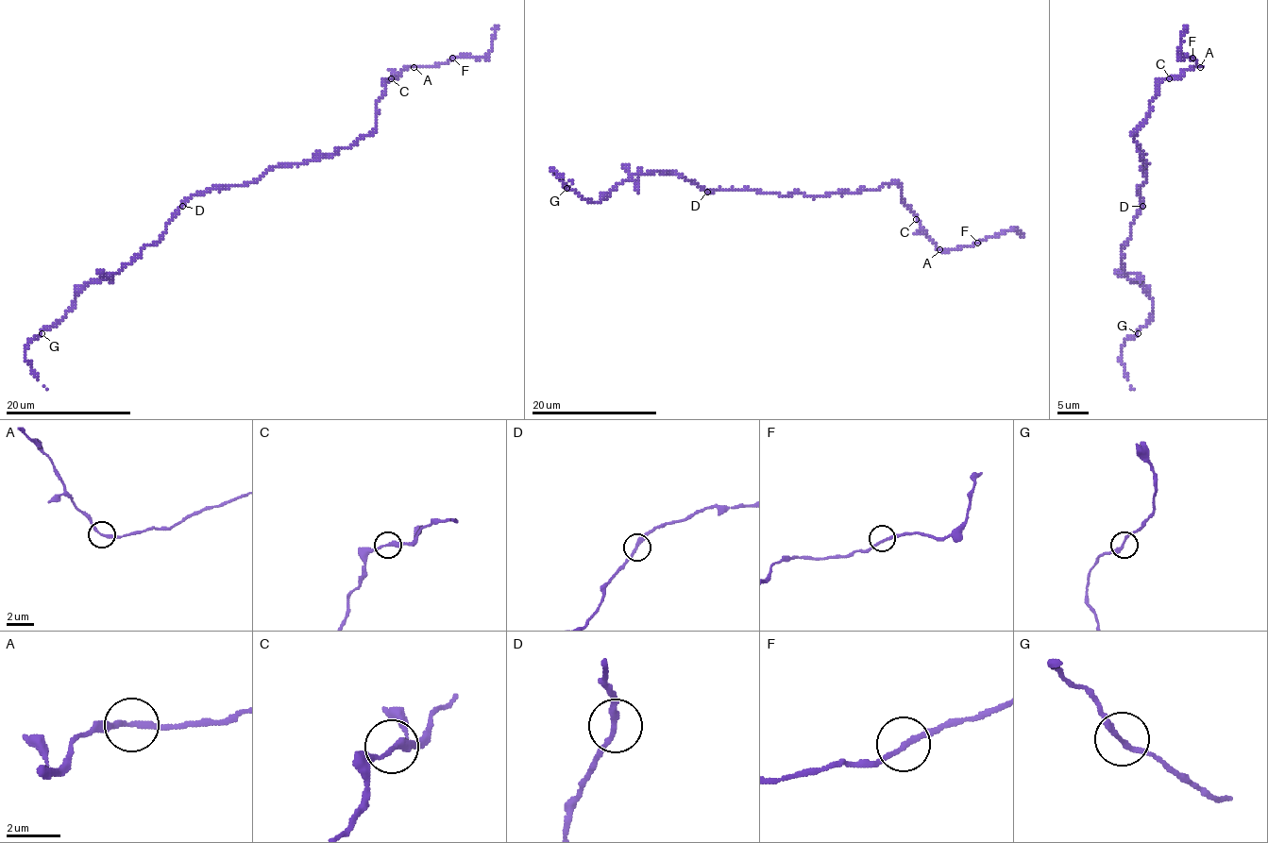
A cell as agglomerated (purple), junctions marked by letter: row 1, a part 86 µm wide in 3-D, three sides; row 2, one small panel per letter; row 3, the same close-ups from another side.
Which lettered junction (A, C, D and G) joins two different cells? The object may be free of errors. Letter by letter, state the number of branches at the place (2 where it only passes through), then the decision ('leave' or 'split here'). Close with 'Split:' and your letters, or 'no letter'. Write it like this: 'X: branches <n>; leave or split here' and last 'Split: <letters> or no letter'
A: branches 2; leave
C: branches 2; leave
D: branches 2; leave
G: branches 2; leave
Split: no letter

